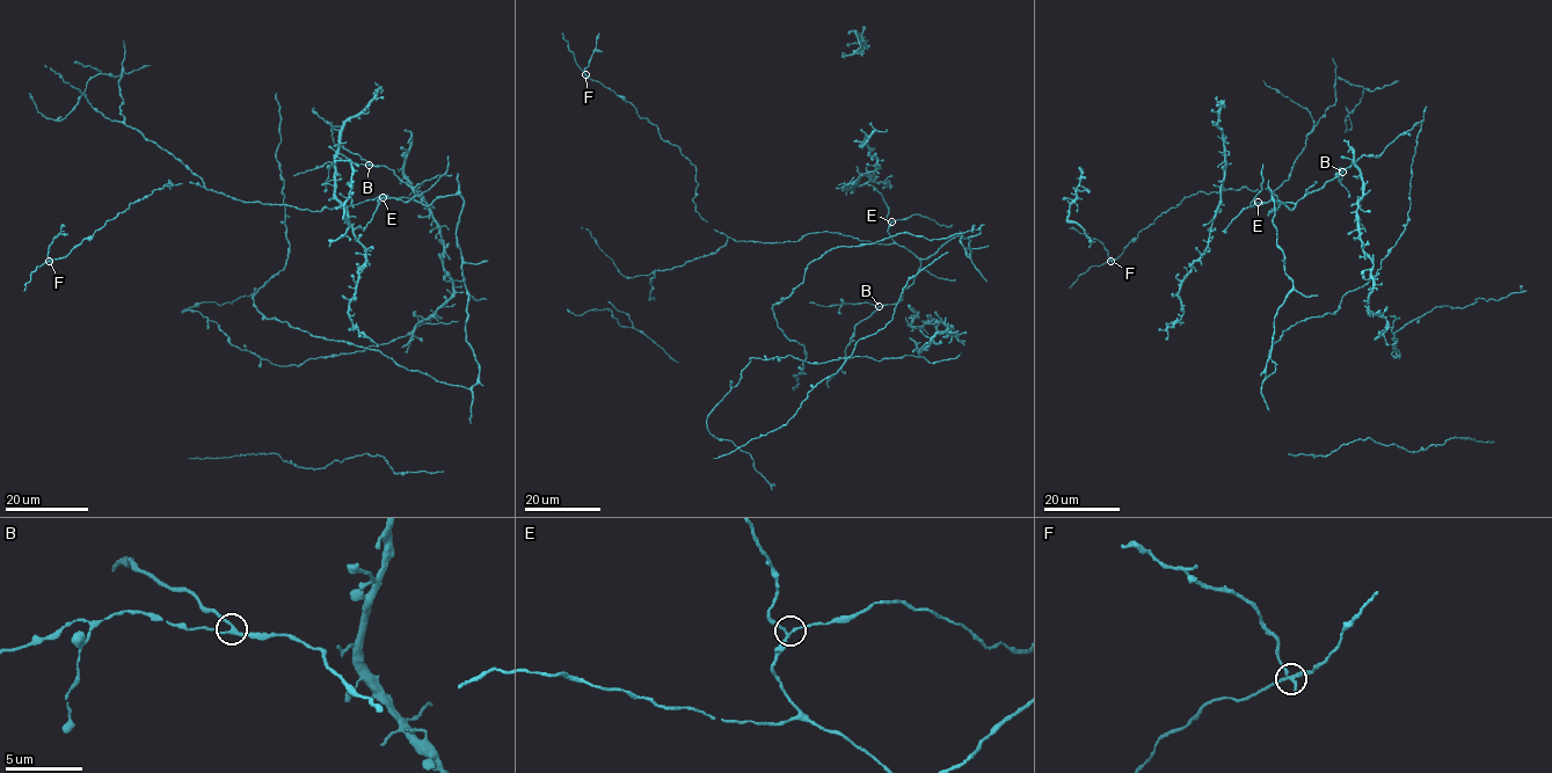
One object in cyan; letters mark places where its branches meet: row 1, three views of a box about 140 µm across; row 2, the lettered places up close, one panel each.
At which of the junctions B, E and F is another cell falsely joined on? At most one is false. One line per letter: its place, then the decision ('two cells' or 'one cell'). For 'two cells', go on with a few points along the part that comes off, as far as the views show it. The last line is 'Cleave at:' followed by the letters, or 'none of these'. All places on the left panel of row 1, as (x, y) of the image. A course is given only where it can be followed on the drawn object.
B: at (369, 165); one cell
E: at (383, 197); one cell
F: at (49, 261); two cells; foreign part runs (49, 261), (48, 248), (65, 226)
Cleave at: F

